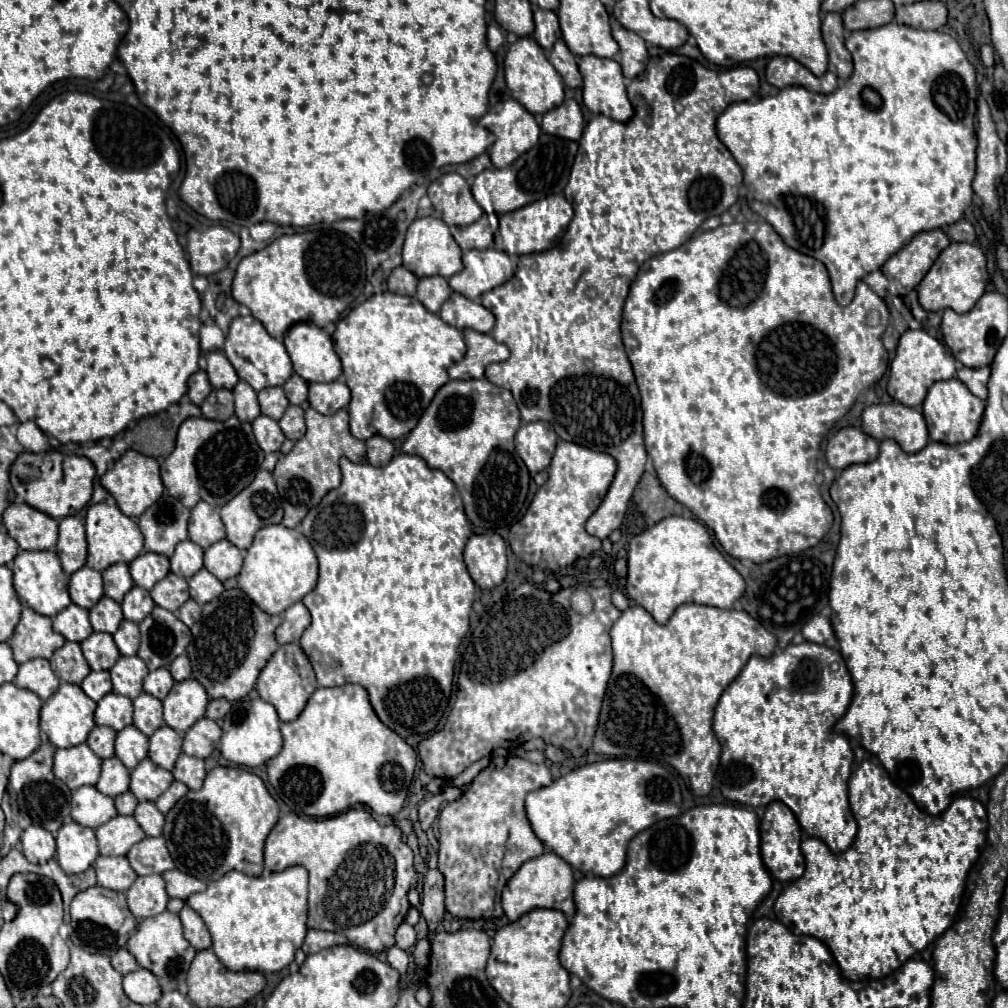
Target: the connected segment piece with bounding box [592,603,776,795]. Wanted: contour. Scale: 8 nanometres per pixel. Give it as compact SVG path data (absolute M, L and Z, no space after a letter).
M680 605L666 625L658 625L644 607L628 607L610 629L614 669L604 695L592 749L600 755L664 761L690 781L696 795L708 795L720 759L720 743L712 731L714 707L728 683L742 671L752 655L770 657L776 637L746 611L718 609L708 605Z

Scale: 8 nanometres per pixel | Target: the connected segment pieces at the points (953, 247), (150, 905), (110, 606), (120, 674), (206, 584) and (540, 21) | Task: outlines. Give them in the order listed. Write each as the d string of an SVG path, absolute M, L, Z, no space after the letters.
M950 243L934 261L932 269L920 281L918 301L926 311L944 311L946 307L950 307L956 313L966 313L976 305L976 301L984 293L986 281L988 281L988 271L982 249L970 243Z
M160 875L138 877L126 891L126 901L128 909L138 919L160 915L168 903L164 879Z
M102 597L92 609L90 609L90 623L94 627L94 631L102 631L102 633L114 633L120 625L120 621L124 619L120 605L110 599L110 597Z
M136 655L120 657L116 665L110 669L110 675L112 675L114 693L134 699L136 695L142 693L142 681L148 675L148 667Z
M200 569L198 573L194 573L188 579L188 585L190 585L190 597L200 605L212 601L214 597L218 597L224 591L222 583L206 569Z
M536 9L534 11L534 23L536 23L534 39L540 43L540 47L550 51L552 45L562 37L556 13L554 11L546 11L546 9Z

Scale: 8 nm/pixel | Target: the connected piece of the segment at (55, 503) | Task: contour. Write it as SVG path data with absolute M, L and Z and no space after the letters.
M52 449L42 451L42 453L22 451L10 467L10 483L12 483L16 497L20 497L26 505L54 519L74 515L88 505L92 497L94 475L96 475L96 469L90 459L76 457L76 455L64 455Z

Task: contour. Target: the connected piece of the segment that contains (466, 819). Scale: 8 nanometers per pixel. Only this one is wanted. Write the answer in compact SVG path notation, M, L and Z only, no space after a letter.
M518 755L492 757L490 765L474 777L462 797L440 811L438 869L444 875L448 913L460 919L492 917L496 883L506 883L524 861L544 853L544 845L526 819L524 797L548 783L552 783L552 775L546 765L530 763Z

